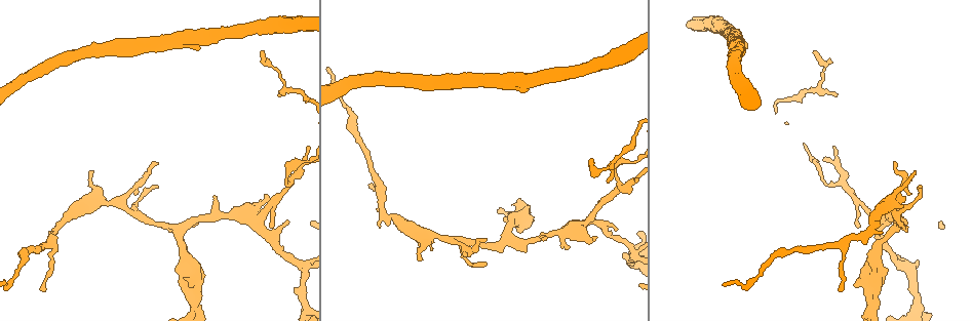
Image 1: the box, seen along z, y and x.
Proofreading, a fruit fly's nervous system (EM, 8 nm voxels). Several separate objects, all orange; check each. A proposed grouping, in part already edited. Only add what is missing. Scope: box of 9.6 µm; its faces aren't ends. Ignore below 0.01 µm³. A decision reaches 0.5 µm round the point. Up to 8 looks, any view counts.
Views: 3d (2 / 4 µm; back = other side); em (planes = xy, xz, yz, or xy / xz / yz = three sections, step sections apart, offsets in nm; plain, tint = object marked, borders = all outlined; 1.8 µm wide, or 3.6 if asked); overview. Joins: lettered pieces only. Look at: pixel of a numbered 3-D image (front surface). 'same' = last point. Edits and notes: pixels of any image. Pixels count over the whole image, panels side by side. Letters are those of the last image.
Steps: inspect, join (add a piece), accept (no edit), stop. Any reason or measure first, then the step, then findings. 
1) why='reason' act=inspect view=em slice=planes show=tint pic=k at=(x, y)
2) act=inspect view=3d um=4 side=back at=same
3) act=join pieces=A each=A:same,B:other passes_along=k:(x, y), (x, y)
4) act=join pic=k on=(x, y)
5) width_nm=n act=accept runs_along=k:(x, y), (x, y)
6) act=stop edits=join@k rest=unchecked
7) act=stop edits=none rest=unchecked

why='abrupt turn' act=inspect view=em slice=xy step=8 show=tint pic=1 at=(633, 255)

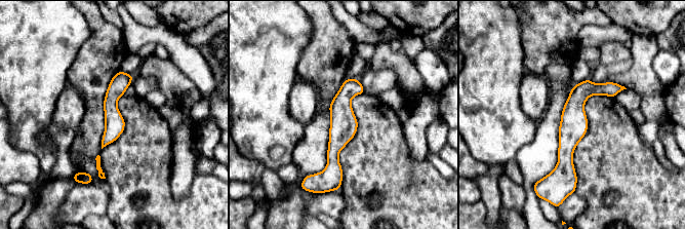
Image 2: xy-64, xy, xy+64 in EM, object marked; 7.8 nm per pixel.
act=inspect view=em slice=planes show=borders at=same

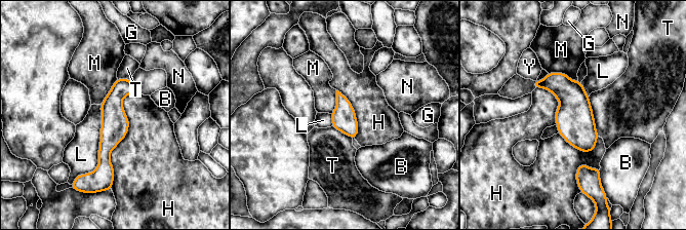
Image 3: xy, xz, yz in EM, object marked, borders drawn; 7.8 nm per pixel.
act=accept each=B:other,G:other,H:other,L:other,M:other,N:other,T:other,Y:other found='no lettered piece goes on from it'

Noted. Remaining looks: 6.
why='tapers out' act=inspect view=3d um=4 pic=1 at=(815, 51)

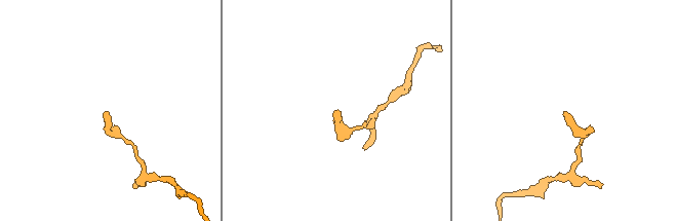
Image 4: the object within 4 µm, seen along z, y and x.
act=inspect view=em slice=xz step=16 show=tint pic=4 at=(565, 115)

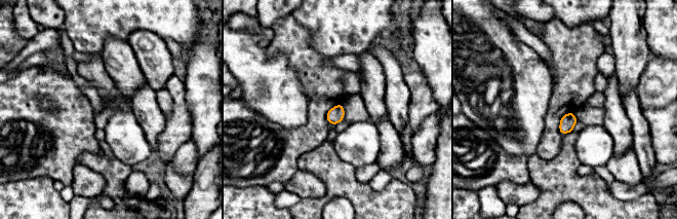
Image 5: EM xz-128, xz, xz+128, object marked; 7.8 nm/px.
why='what lies round it' act=inspect view=em slice=xz step=16 show=borders at=same

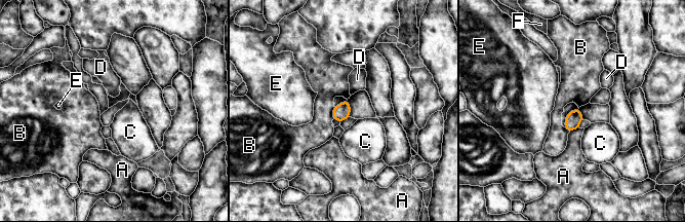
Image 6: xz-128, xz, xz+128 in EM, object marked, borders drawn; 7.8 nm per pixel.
longest_contact=B:100nm act=accept each=A:other,B:other,C:other,D:other,E:other,F:other border=6:(334, 107), (332, 118) found='no lettered piece goes on from it'

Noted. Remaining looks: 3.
why='tapers out' act=inspect view=em slice=planes show=tint pic=1 at=(42, 287)

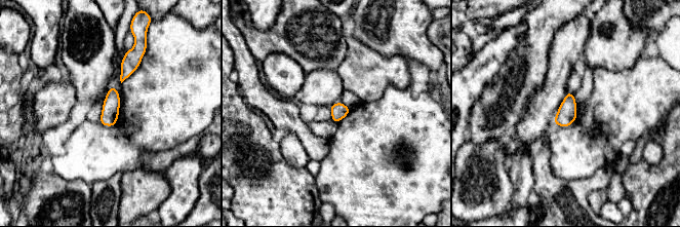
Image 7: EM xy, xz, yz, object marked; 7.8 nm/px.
act=inspect view=em slice=planes show=borders at=same

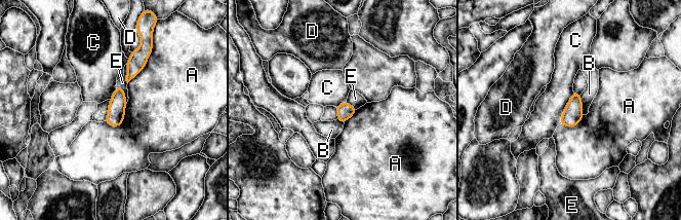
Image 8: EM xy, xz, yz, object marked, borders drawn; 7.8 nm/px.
act=accept each=A:other,B:other,C:other,D:other,E:other border=8:(573, 92), (559, 123) found='none of them fits'

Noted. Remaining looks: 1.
act=stop edits=none rest=unchecked

